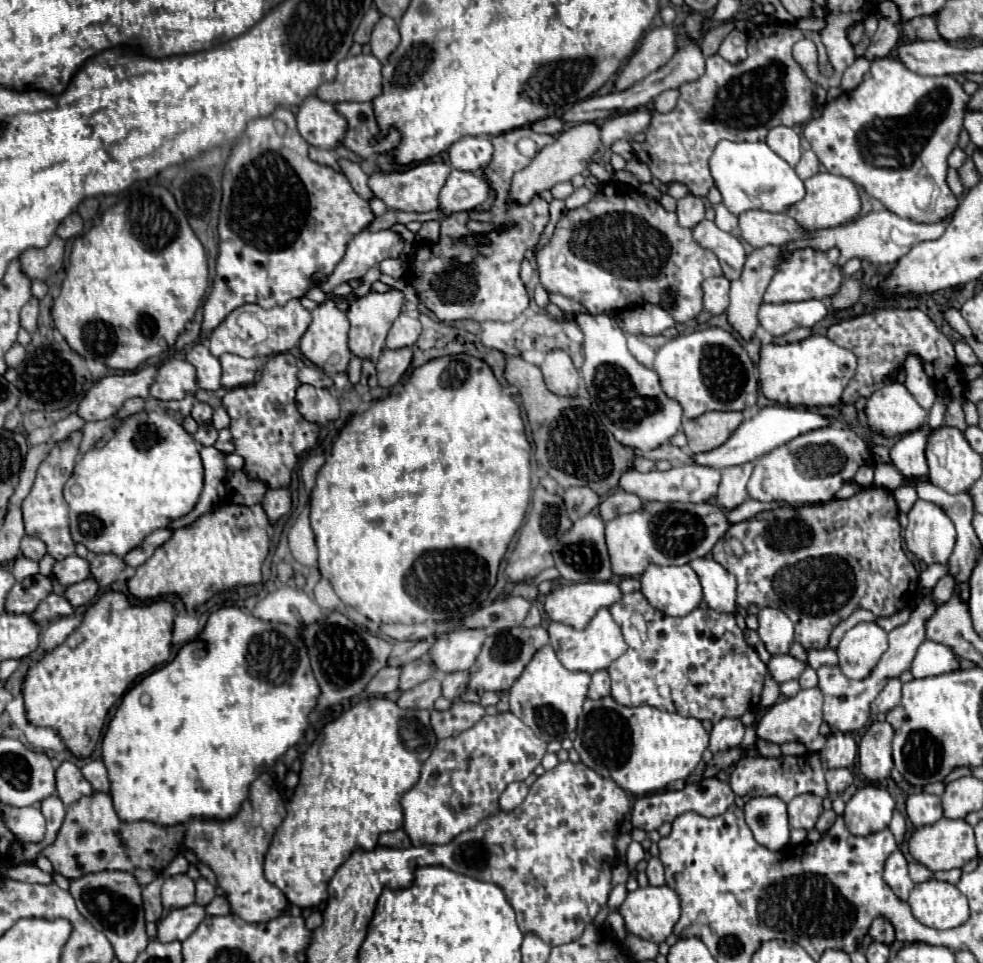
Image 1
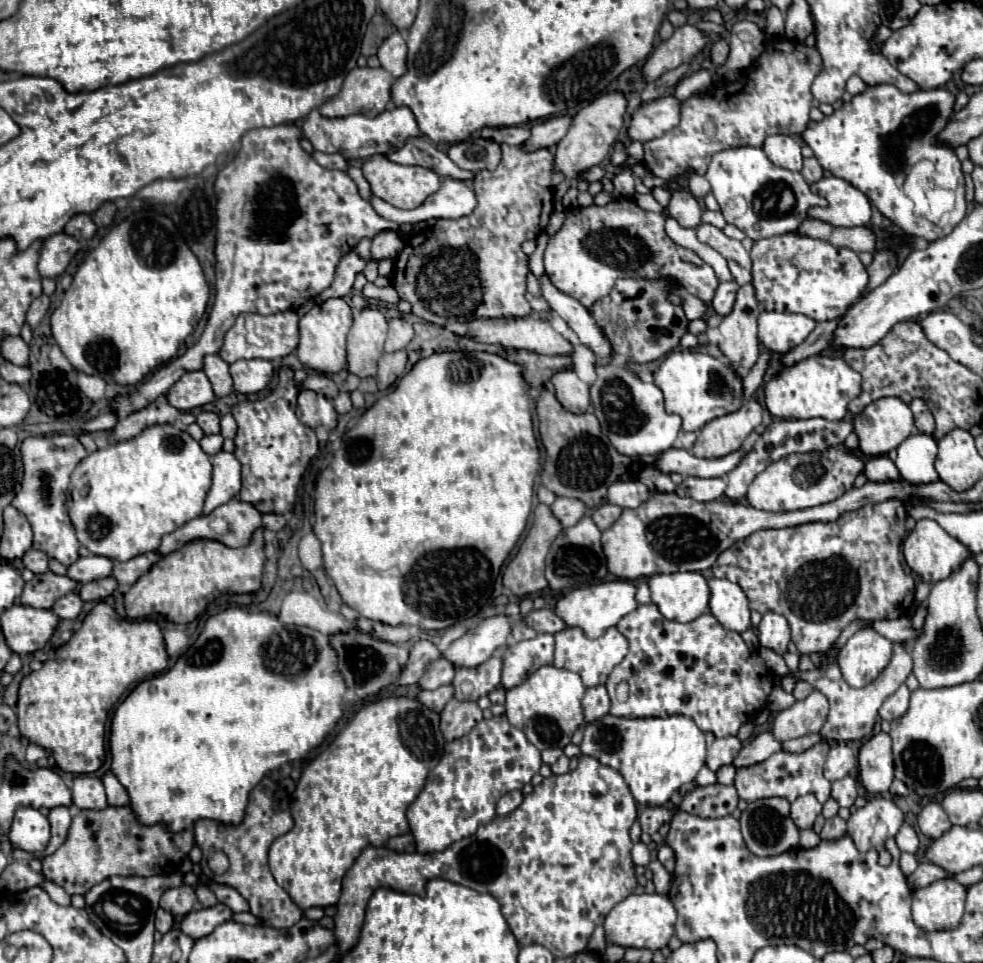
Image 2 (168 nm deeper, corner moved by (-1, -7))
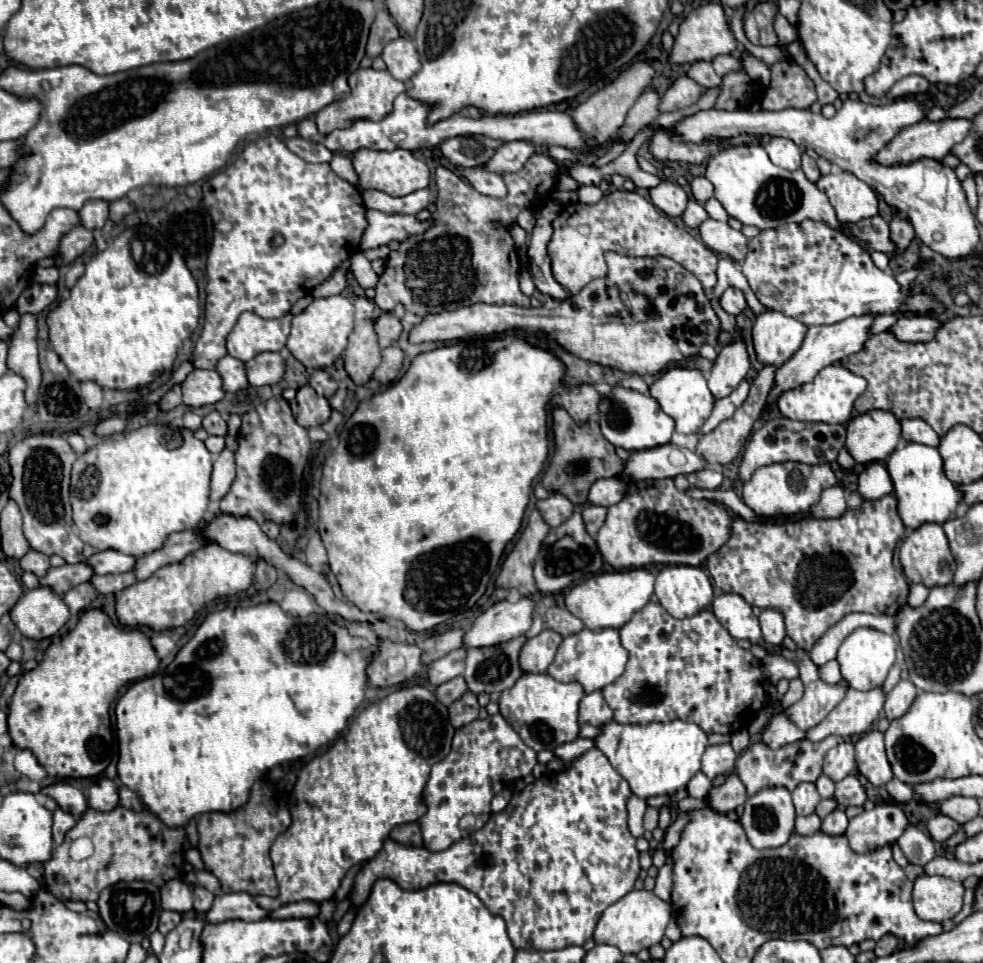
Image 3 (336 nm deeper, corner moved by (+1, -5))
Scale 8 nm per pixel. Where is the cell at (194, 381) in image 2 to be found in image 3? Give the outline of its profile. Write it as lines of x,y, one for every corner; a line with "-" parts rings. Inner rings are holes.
194,370
182,382
184,404
188,406
204,406
216,404
224,398
222,378
216,370

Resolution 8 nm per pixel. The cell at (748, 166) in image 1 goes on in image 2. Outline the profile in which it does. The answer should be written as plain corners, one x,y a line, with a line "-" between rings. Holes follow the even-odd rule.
730,148
716,152
708,166
706,180
712,186
712,194
726,222
740,228
752,240
794,232
800,222
806,220
810,206
826,204
824,198
810,192
800,172
774,166
762,148

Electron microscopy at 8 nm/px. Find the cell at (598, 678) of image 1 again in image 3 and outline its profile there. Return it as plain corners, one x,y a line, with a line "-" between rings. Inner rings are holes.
600,690
590,692
582,698
582,702
580,702
580,722
582,724
602,726
602,724
608,724
610,720
612,720
612,710
606,704

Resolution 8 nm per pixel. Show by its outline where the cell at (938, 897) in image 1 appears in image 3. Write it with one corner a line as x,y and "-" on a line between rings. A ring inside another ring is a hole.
922,874
914,882
914,910
922,920
944,922
962,908
964,886
946,876

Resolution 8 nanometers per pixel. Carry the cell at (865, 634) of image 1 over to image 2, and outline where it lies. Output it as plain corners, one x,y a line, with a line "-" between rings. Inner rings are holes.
872,628
858,630
840,650
838,666
852,688
870,684
890,662
892,642

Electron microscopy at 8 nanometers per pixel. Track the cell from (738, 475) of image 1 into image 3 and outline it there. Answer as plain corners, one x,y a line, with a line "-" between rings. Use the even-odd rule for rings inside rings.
774,418
764,422
764,426
760,430
756,430
750,438
750,444
742,456
742,464
738,470
738,478
742,482
750,480
750,476
754,474
756,468
760,466
768,466
774,462
786,462
786,460
794,460
794,462
802,462
802,464
824,464
824,462
834,462
838,452
844,448
844,440
846,440
846,428
842,424
830,426
830,424
822,424
822,422
796,422
790,418

